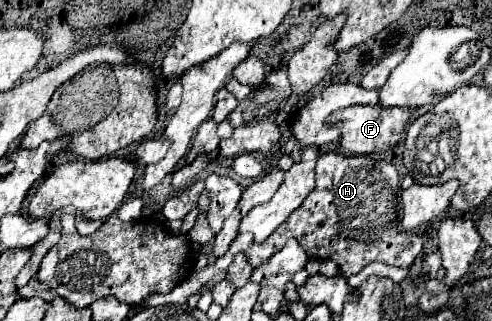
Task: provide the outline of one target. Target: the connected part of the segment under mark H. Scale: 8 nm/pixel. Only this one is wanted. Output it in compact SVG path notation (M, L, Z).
M329 151L321 153L315 175L317 185L307 195L307 201L303 201L299 211L291 213L291 217L265 243L253 243L245 249L253 267L283 249L291 237L301 243L309 257L335 261L345 277L355 275L371 261L407 269L421 255L421 237L399 229L399 177L393 165L367 155L339 155Z

